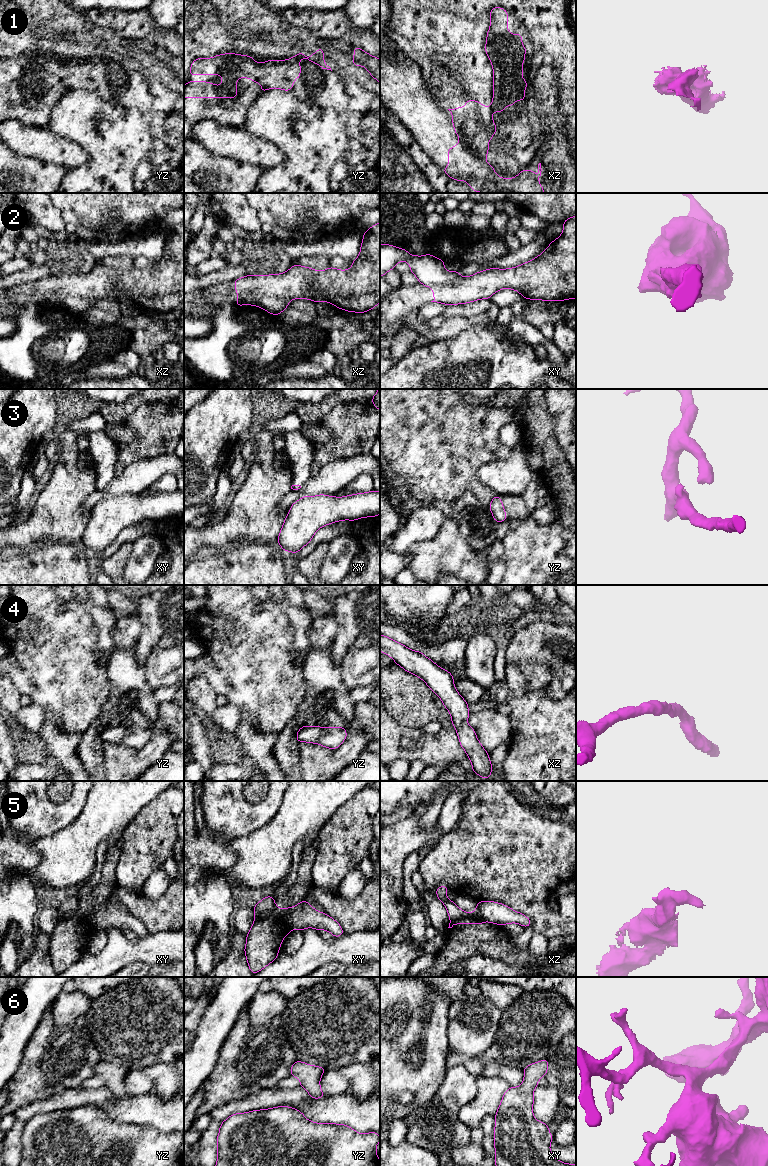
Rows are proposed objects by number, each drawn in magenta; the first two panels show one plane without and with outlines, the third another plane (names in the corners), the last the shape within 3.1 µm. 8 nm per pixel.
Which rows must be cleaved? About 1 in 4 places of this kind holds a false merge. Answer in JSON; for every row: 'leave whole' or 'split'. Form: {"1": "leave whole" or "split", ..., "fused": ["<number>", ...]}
{"1": "split", "2": "leave whole", "3": "leave whole", "4": "leave whole", "5": "split", "6": "leave whole", "fused": ["1", "5"]}

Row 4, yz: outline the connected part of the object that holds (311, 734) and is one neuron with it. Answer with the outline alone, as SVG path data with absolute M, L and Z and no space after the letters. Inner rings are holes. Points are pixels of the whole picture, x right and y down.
M303 726L297 734L297 741L307 743L318 743L319 745L329 748L337 749L346 739L347 732L344 727L327 727L320 726Z

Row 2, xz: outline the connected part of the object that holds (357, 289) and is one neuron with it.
M380 222L364 231L359 256L353 260L352 267L347 270L339 270L329 267L326 270L318 271L309 267L294 264L285 273L269 275L246 275L234 280L238 300L236 307L241 305L258 306L272 315L279 315L289 302L294 299L308 299L314 302L329 302L339 309L348 312L364 313L373 309L380 303Z

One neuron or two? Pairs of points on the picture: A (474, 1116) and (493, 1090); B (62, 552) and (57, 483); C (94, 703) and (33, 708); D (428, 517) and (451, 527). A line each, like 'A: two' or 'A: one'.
A: one
B: two
C: two
D: two

